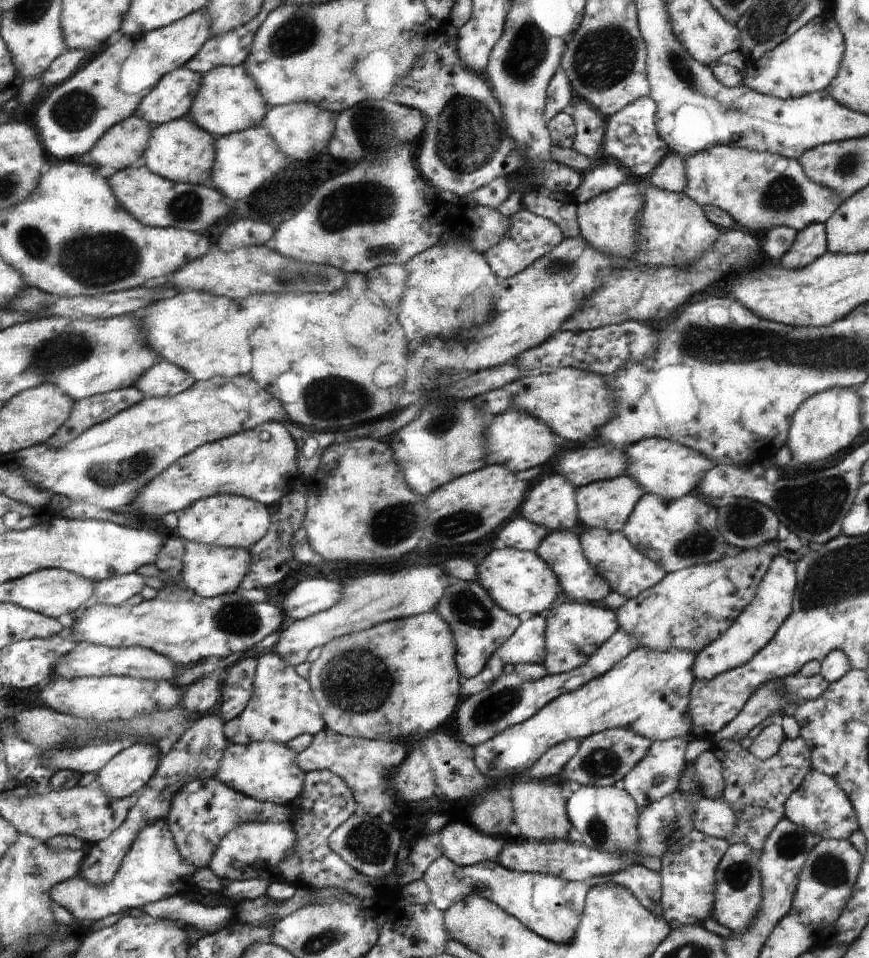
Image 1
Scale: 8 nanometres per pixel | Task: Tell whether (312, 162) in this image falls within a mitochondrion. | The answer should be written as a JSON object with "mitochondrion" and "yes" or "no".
{"mitochondrion":"no"}

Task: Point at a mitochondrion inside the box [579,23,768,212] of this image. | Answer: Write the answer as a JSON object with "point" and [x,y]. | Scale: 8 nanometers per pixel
{"point":[682,72]}

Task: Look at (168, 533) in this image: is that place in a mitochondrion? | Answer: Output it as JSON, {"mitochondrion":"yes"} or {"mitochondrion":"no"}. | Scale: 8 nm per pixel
{"mitochondrion":"no"}

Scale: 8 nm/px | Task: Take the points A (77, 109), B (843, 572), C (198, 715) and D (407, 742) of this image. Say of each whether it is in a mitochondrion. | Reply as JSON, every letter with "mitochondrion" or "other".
{"A":"mitochondrion","B":"mitochondrion","C":"other","D":"other"}

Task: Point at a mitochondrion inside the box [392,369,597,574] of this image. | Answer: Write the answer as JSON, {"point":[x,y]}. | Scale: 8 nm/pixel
{"point":[463,523]}

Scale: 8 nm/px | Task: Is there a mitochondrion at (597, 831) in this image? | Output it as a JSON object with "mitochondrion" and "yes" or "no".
{"mitochondrion":"yes"}

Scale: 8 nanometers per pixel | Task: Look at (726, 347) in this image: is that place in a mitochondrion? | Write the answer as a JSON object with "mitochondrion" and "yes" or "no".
{"mitochondrion":"yes"}

